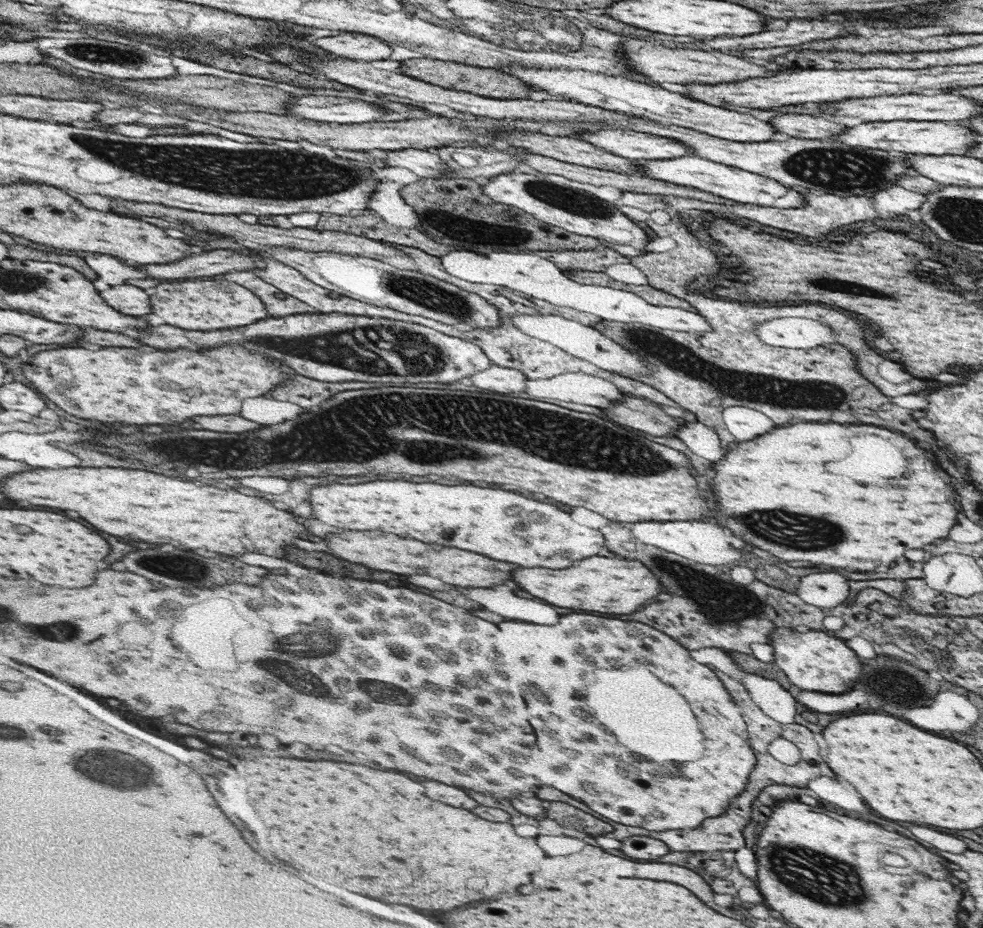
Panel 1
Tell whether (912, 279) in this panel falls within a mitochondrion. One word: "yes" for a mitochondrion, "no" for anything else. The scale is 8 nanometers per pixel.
no

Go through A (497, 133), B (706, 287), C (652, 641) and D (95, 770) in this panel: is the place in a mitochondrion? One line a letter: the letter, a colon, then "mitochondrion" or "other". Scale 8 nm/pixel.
A: other
B: mitochondrion
C: other
D: mitochondrion

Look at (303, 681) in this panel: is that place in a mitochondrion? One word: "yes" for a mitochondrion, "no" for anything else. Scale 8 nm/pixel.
yes

